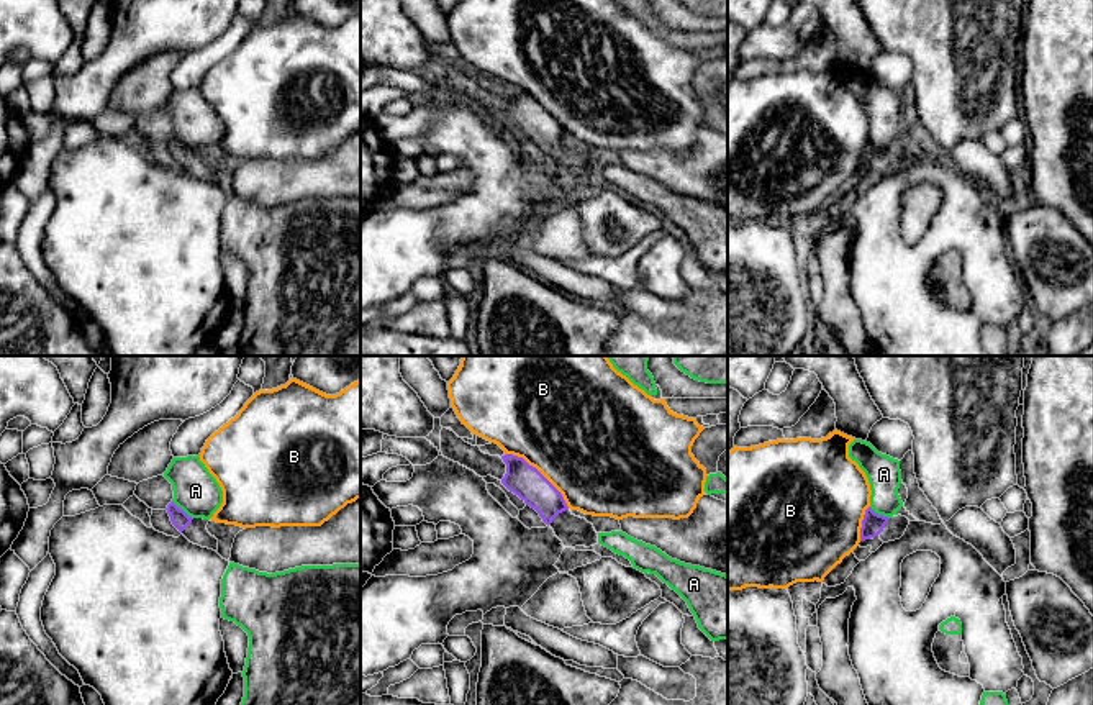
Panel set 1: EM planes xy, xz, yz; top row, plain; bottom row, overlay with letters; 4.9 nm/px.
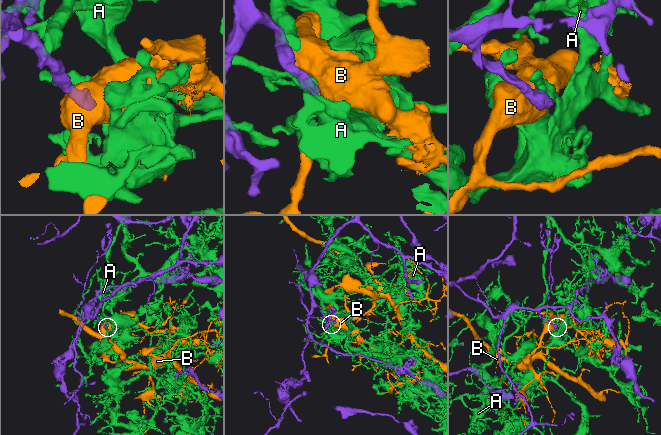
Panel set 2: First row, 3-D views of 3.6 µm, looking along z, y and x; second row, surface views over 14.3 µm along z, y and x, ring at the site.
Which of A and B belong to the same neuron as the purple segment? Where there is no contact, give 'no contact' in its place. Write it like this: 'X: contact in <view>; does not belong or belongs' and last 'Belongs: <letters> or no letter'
A: contact in xy; does not belong
B: contact in xz; does not belong
Belongs: no letter

